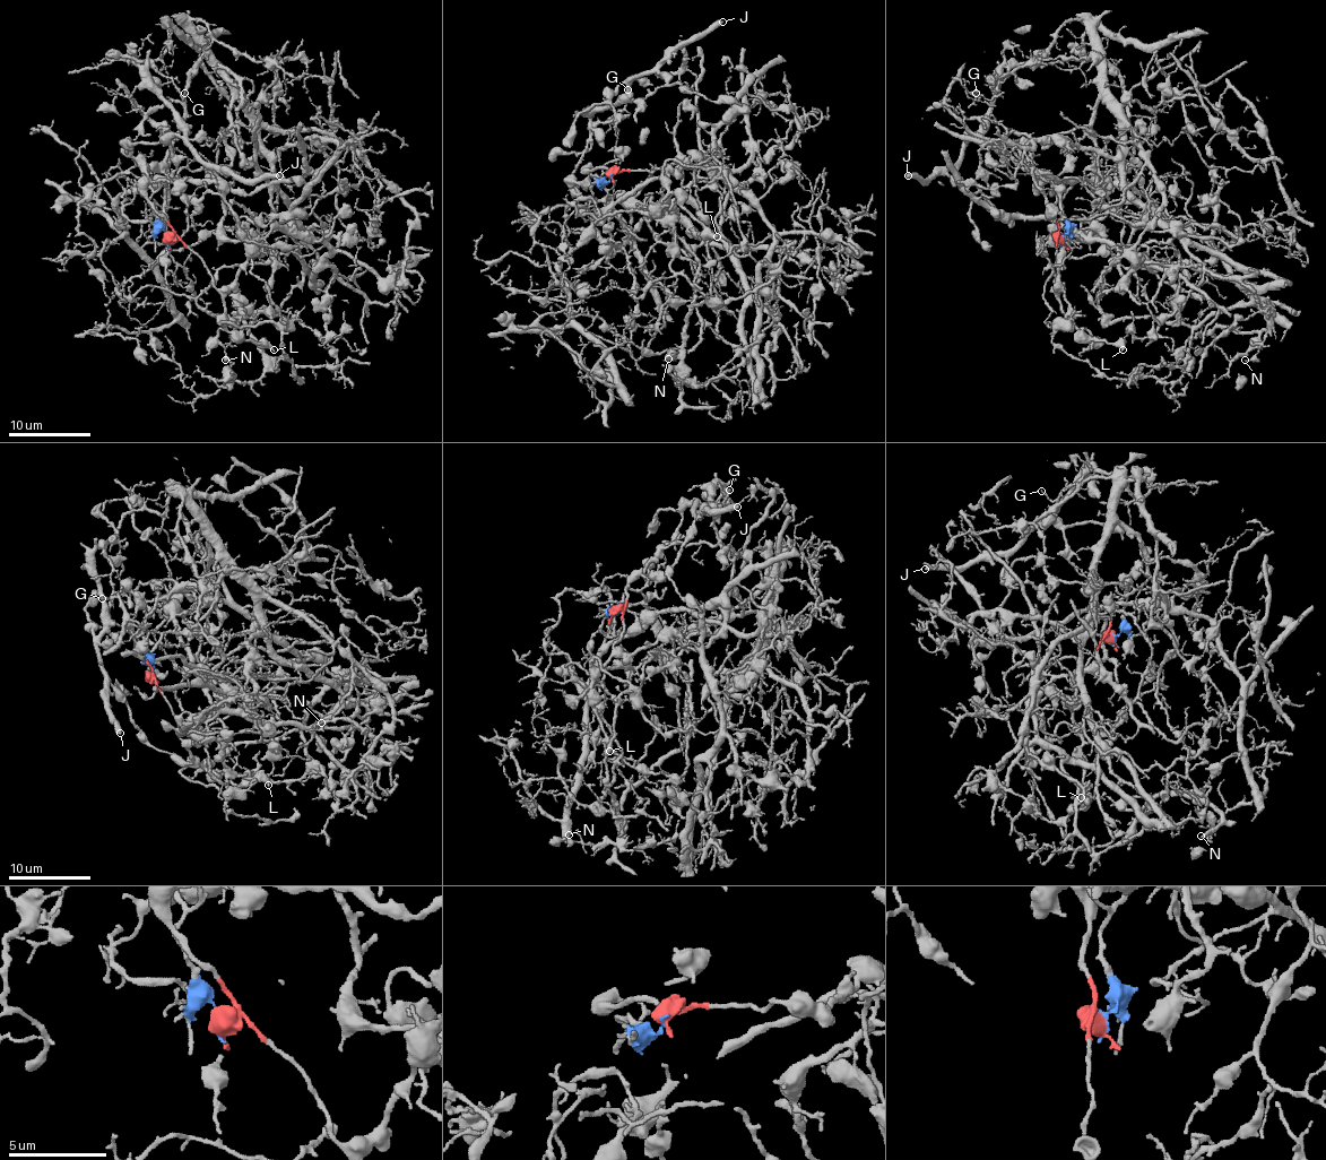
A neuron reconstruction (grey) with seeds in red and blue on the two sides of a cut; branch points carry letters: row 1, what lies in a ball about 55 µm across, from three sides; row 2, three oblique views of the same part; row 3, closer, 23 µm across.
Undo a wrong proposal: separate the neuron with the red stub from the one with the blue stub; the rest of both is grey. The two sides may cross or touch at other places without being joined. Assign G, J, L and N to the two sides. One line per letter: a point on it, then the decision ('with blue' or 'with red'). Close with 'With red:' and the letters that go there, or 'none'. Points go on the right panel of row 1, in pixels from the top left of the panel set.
G: at (976, 93); with blue
J: at (908, 175); with blue
L: at (1123, 349); with red
N: at (1245, 360); with blue
With red: L

